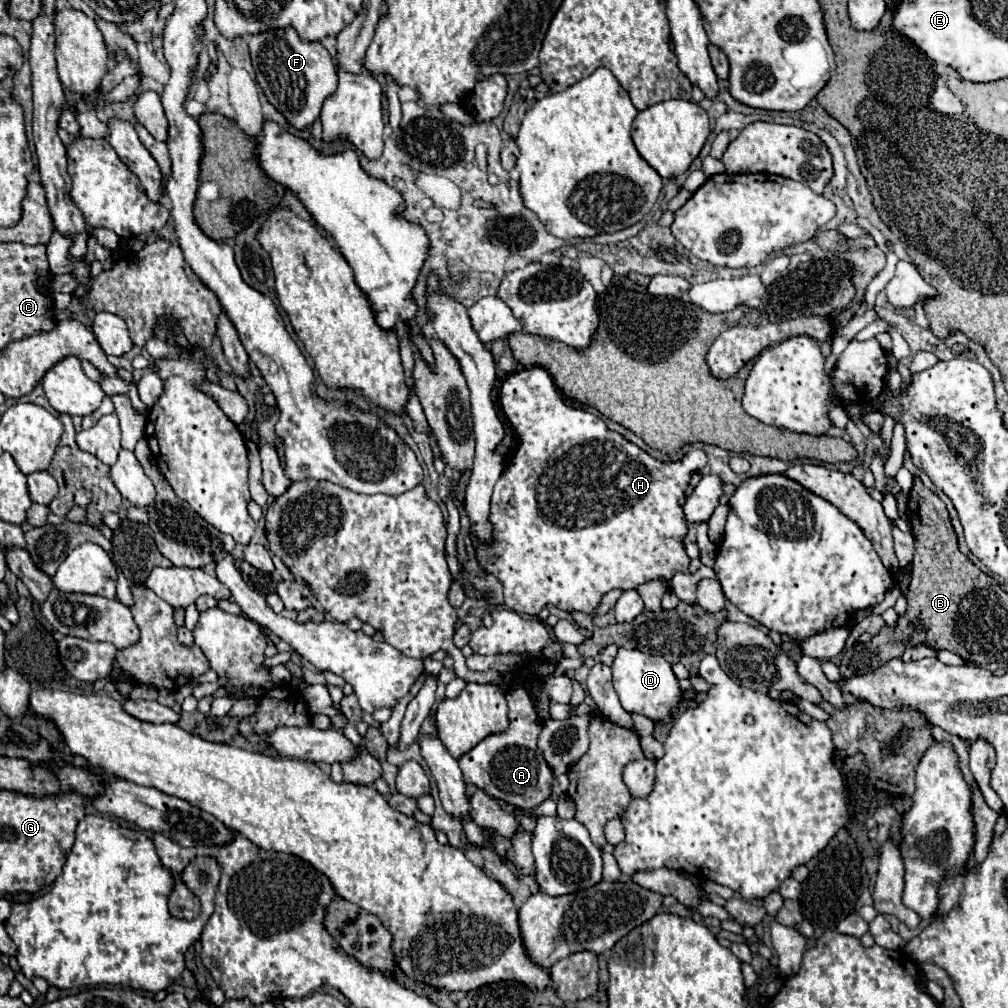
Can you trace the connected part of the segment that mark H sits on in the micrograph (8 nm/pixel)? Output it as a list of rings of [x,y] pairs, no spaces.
[[[538,366],[520,370],[520,372],[512,372],[504,380],[504,384],[500,386],[500,406],[502,406],[506,418],[510,420],[510,424],[514,426],[514,430],[520,438],[520,444],[518,444],[516,452],[512,454],[512,458],[506,462],[502,476],[498,478],[498,482],[494,486],[492,500],[490,500],[488,522],[492,524],[492,542],[486,544],[486,542],[480,542],[472,536],[472,544],[474,544],[476,560],[478,560],[480,568],[488,574],[494,574],[504,584],[504,604],[508,608],[512,608],[514,612],[522,612],[522,614],[538,614],[546,604],[554,604],[556,608],[566,610],[566,612],[584,612],[584,614],[592,616],[596,606],[600,604],[602,596],[614,588],[632,590],[638,584],[660,578],[660,576],[666,578],[666,582],[670,584],[674,572],[678,572],[678,570],[688,572],[690,558],[688,558],[684,544],[682,544],[682,538],[686,536],[688,524],[686,524],[684,514],[682,514],[682,504],[686,500],[684,492],[686,492],[686,486],[690,482],[692,472],[706,466],[706,454],[702,450],[688,452],[680,462],[668,462],[668,464],[658,462],[656,458],[652,458],[648,452],[644,452],[636,444],[628,442],[618,432],[608,430],[608,426],[598,416],[594,416],[582,408],[566,406],[552,376],[544,368],[538,368]]]

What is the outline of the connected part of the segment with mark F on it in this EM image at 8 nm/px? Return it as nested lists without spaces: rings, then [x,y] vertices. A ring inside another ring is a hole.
[[[294,28],[268,30],[256,36],[248,36],[246,42],[250,46],[258,84],[268,102],[278,112],[282,112],[288,124],[296,130],[312,128],[314,122],[320,118],[326,96],[332,96],[334,88],[338,86],[336,66],[328,50],[320,42],[302,42]]]

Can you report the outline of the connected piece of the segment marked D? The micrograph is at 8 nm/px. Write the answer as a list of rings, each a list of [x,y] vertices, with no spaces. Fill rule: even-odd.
[[[618,650],[618,656],[612,662],[612,682],[624,710],[630,714],[642,714],[650,718],[654,724],[670,722],[672,712],[678,708],[682,700],[682,688],[672,672],[672,666],[666,660],[662,660],[662,656],[646,654],[640,650]]]

